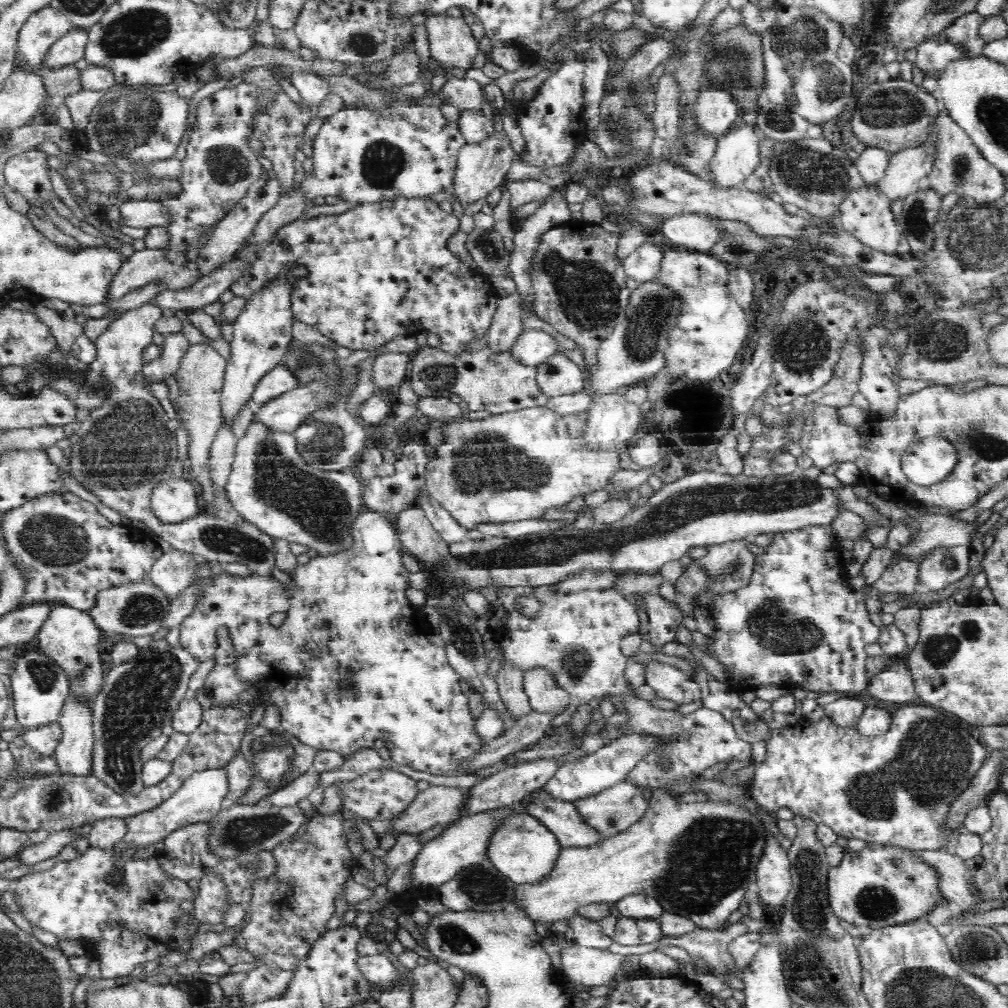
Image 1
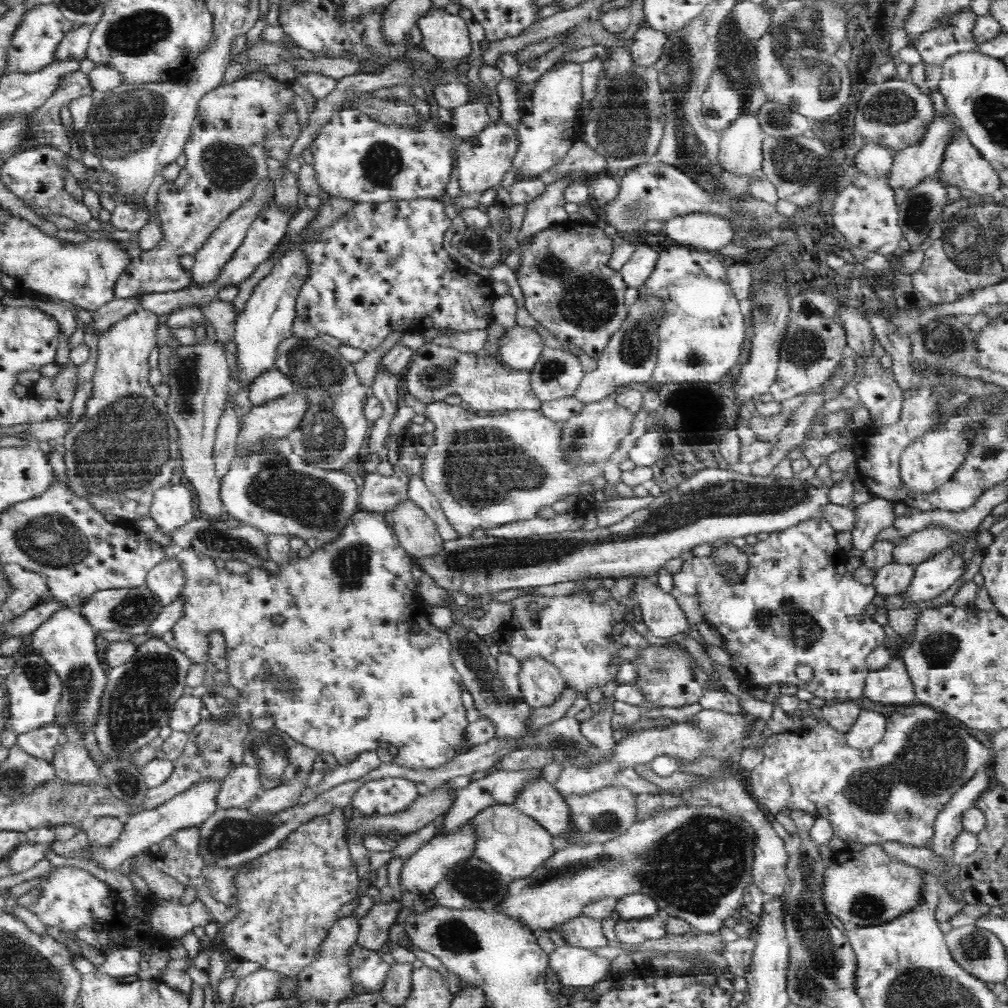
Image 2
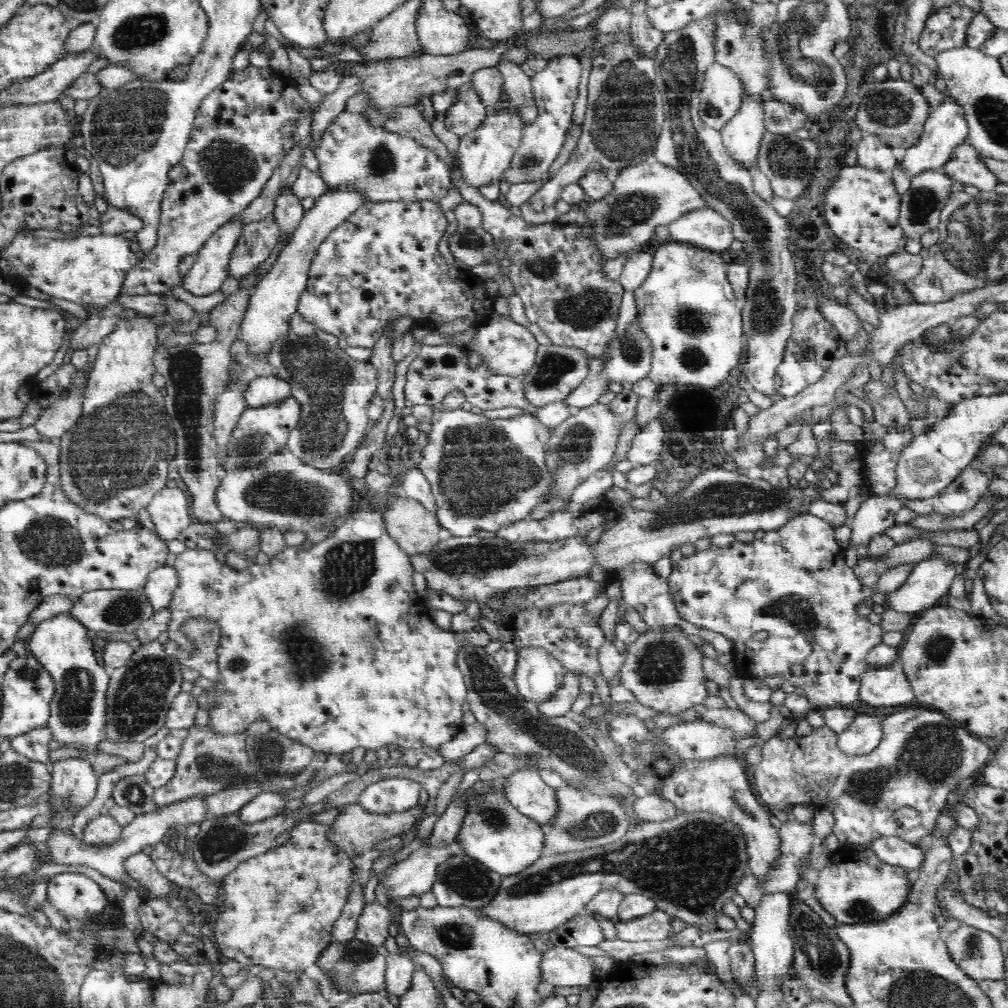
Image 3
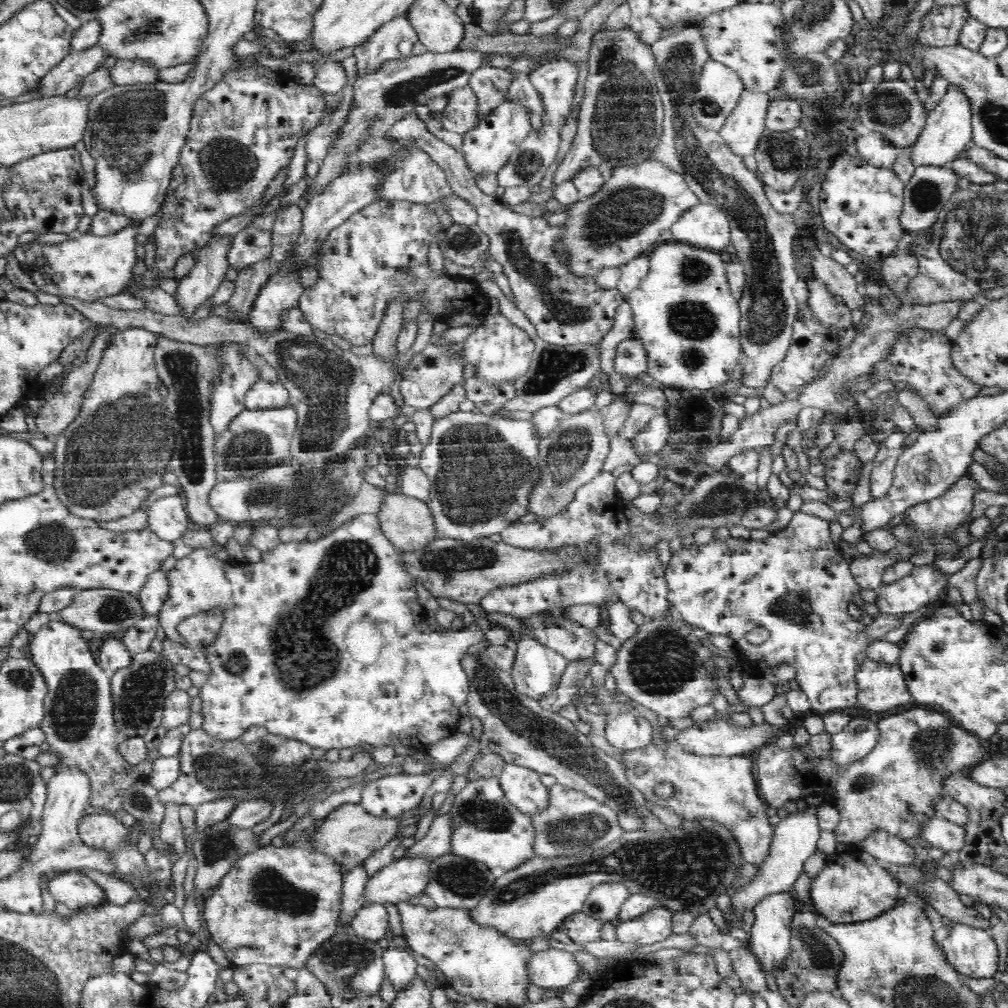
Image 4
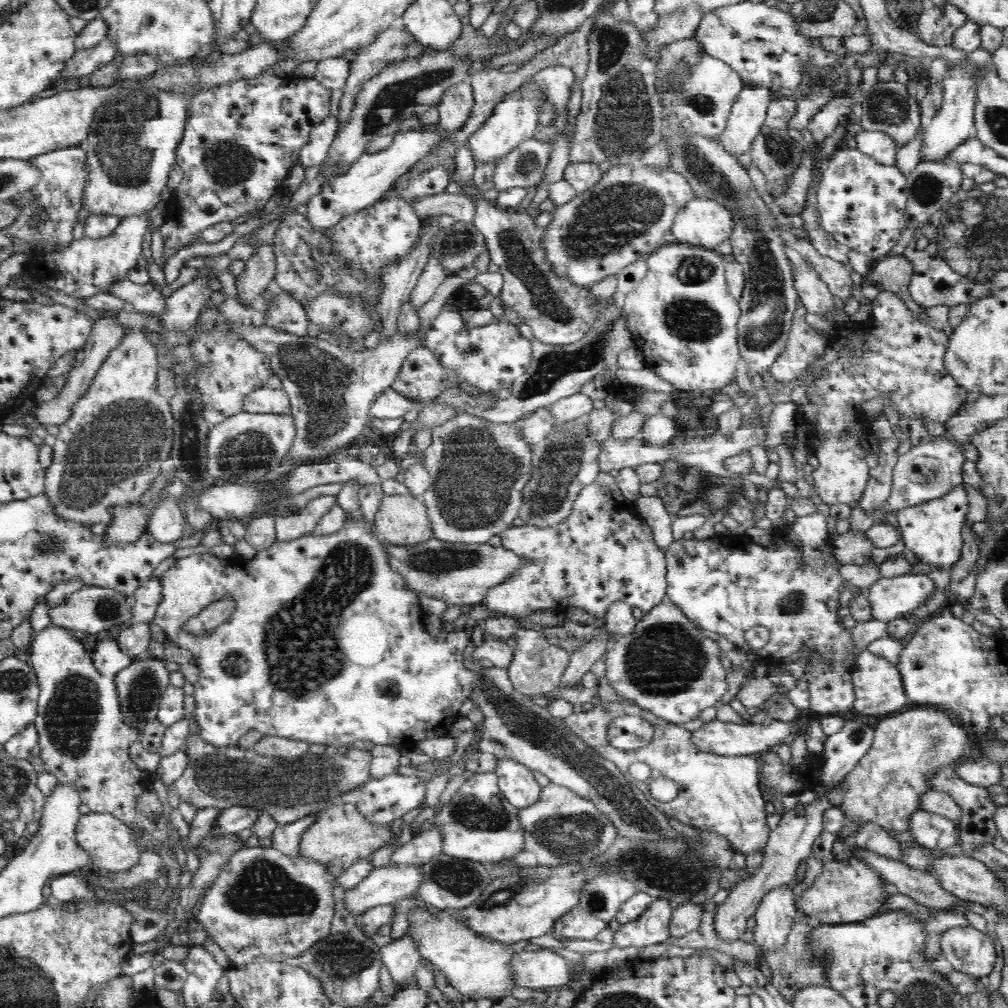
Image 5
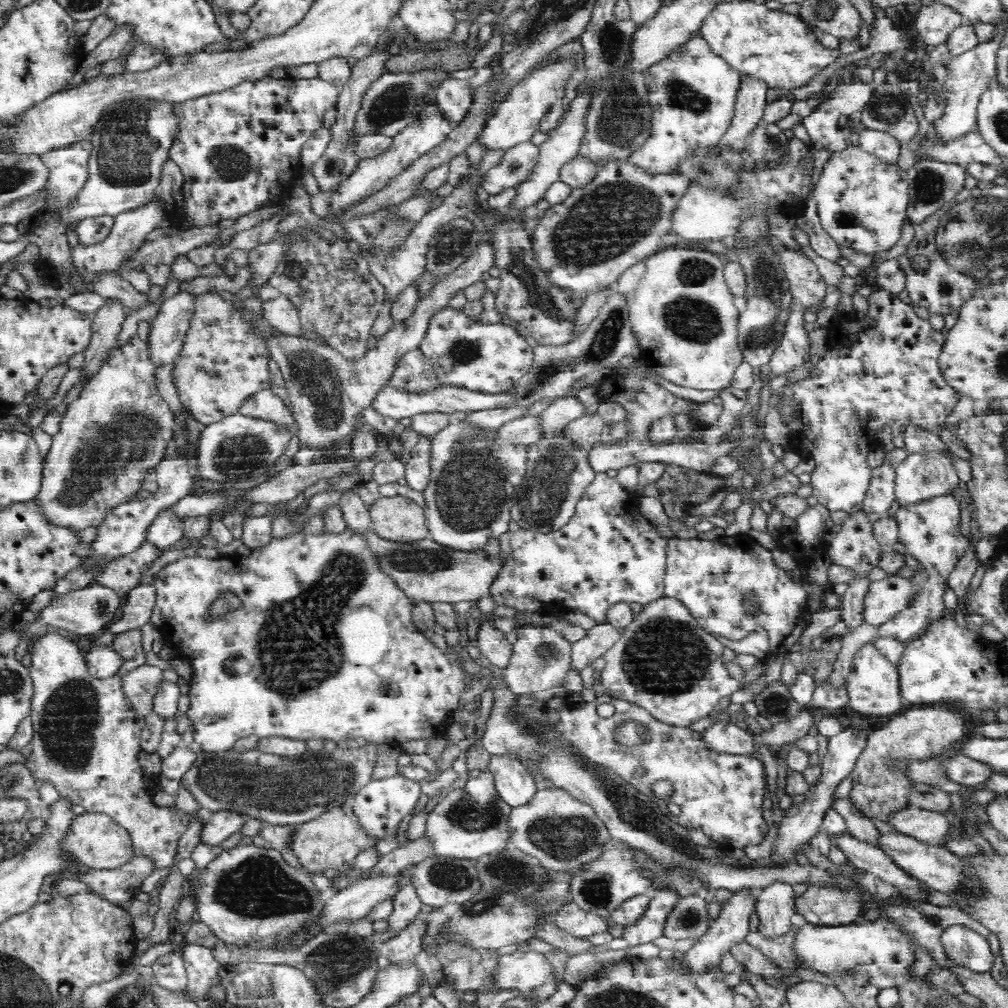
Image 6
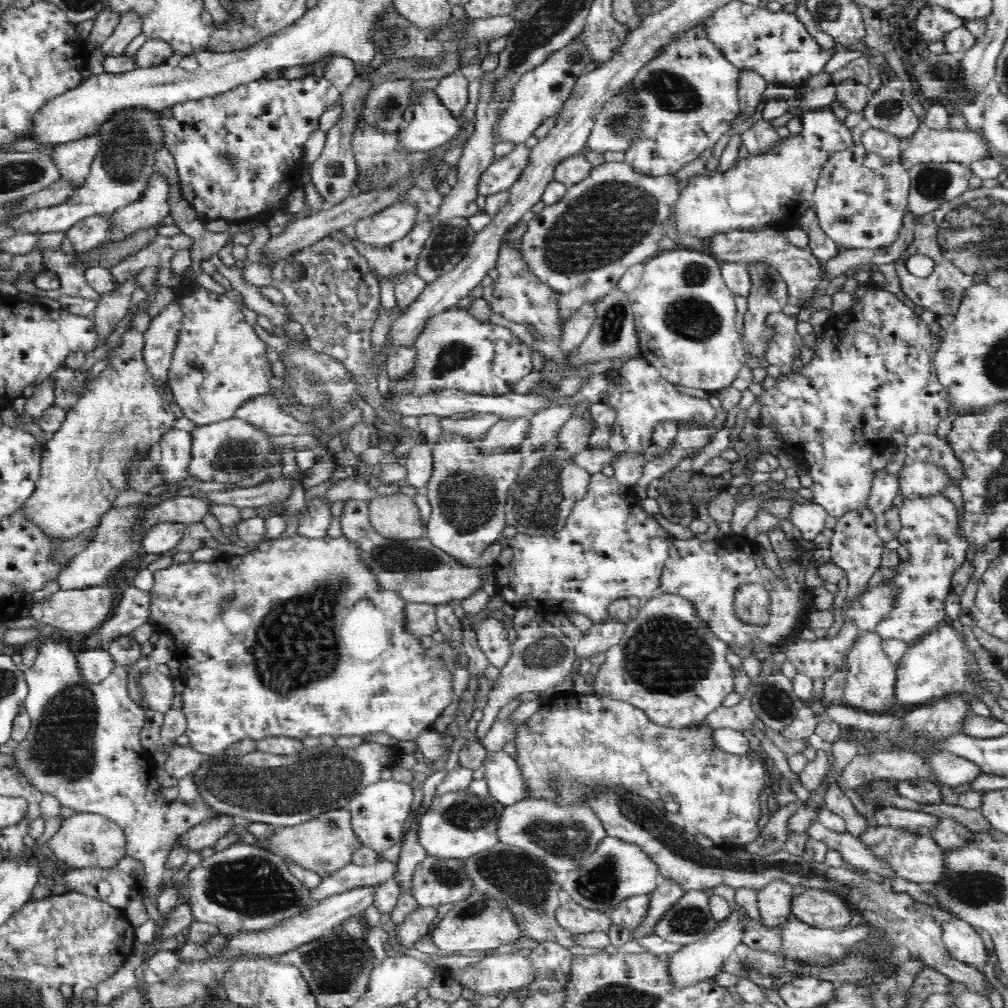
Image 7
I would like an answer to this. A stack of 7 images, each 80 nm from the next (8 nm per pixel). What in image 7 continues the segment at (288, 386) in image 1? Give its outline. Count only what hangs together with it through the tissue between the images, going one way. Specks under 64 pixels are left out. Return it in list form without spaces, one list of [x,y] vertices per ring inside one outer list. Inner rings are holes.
[[[264,393],[251,398],[234,415],[255,426],[261,426],[273,436],[305,434],[314,436],[314,430],[308,424],[295,420],[291,413],[288,414],[273,393]]]

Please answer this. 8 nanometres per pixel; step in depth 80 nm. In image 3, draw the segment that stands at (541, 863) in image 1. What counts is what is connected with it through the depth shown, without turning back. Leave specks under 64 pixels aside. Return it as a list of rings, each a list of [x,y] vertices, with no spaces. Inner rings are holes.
[[[491,793],[484,801],[473,801],[458,836],[462,853],[479,860],[503,877],[524,872],[546,854],[545,833],[541,824],[521,814],[502,793]]]

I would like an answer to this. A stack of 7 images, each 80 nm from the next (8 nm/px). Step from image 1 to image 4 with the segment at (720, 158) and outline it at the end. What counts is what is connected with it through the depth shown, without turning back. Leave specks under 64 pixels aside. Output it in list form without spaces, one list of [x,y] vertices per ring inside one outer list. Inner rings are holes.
[[[744,90],[738,106],[718,131],[736,156],[755,156],[760,138],[766,129],[765,118],[769,102],[766,93]]]

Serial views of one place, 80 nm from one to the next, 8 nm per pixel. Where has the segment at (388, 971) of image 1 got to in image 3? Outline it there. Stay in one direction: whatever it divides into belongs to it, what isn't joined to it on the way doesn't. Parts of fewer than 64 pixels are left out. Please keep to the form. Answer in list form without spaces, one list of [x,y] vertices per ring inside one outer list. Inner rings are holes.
[[[356,938],[344,944],[331,942],[320,954],[316,964],[327,978],[331,978],[331,974],[334,973],[334,979],[338,979],[338,982],[332,982],[331,985],[338,991],[352,995],[383,992],[385,988],[386,957],[378,953],[375,946],[360,942]]]

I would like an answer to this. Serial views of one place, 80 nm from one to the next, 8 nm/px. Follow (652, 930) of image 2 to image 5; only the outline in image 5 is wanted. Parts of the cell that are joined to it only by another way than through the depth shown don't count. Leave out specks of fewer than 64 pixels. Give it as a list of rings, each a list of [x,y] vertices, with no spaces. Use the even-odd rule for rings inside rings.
[[[656,899],[637,920],[621,924],[615,930],[614,947],[650,946],[670,938],[673,909],[666,900]]]

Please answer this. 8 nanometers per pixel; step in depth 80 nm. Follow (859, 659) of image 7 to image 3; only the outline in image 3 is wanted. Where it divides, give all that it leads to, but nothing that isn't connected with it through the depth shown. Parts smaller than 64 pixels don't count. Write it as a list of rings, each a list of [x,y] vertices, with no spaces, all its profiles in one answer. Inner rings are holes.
[[[901,660],[888,666],[868,666],[862,676],[859,699],[871,706],[904,706],[915,701],[915,694]]]

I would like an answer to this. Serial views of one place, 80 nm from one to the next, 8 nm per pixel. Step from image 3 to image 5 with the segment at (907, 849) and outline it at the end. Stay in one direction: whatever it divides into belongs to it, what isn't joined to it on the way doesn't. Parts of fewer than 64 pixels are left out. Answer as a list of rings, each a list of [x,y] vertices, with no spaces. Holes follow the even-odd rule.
[[[862,824],[859,836],[853,841],[854,846],[870,851],[888,860],[904,860],[905,848],[894,836],[877,824]]]

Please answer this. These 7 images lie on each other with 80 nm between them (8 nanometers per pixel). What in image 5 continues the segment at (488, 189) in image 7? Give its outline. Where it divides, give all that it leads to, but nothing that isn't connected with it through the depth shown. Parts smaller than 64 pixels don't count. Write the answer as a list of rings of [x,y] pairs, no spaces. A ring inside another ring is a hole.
[[[556,135],[548,140],[529,138],[519,144],[495,166],[496,190],[540,185],[556,144]]]

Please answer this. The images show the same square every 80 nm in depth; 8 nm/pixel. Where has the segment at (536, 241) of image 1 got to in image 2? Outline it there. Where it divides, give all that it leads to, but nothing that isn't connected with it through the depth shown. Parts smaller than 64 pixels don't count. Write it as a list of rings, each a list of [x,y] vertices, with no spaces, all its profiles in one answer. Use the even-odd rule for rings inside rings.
[[[575,174],[564,176],[564,178],[548,184],[542,196],[534,198],[532,202],[525,205],[525,218],[516,238],[518,247],[510,251],[504,261],[515,273],[519,273],[522,268],[522,252],[524,248],[532,244],[532,238],[556,223],[569,220],[566,208],[564,208],[565,190],[570,183],[584,178],[585,176]]]

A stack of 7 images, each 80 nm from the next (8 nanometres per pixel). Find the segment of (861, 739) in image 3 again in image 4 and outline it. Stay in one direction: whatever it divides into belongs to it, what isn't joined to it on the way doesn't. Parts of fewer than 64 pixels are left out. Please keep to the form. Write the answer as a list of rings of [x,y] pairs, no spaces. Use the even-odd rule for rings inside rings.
[[[854,717],[844,730],[832,735],[832,759],[842,766],[864,758],[878,744],[878,723],[868,718]]]

